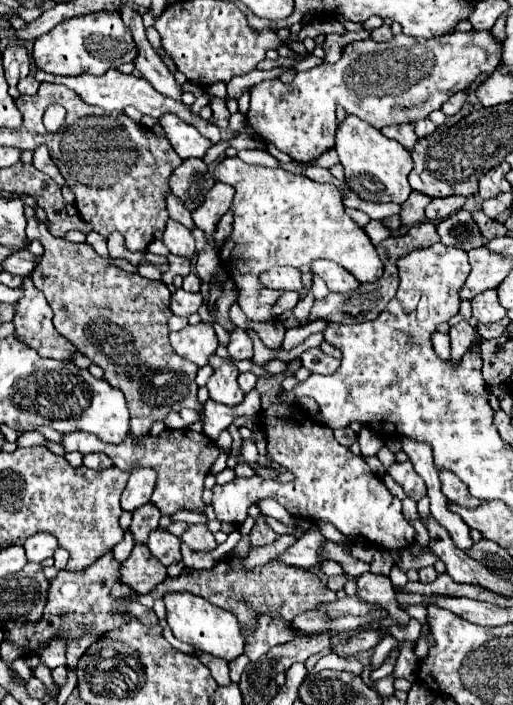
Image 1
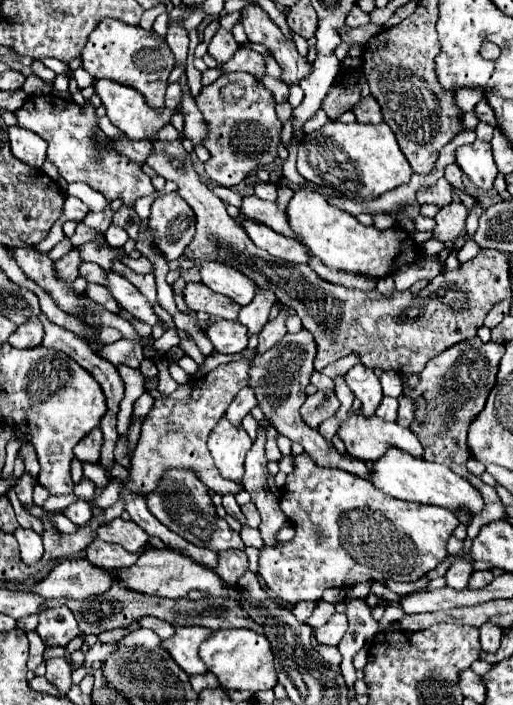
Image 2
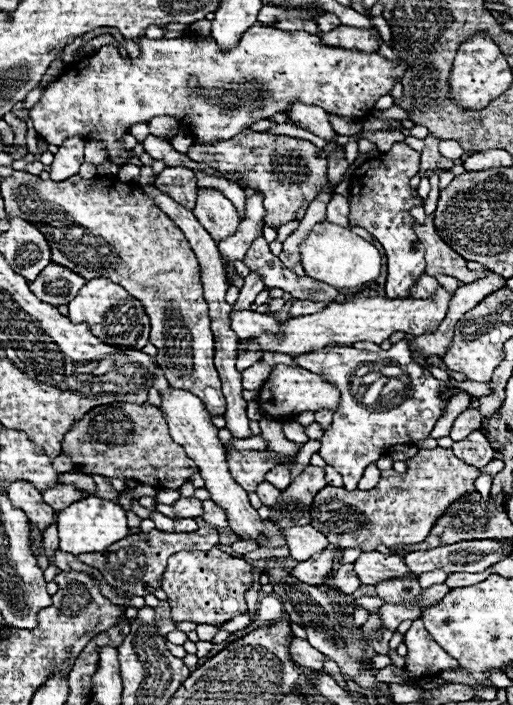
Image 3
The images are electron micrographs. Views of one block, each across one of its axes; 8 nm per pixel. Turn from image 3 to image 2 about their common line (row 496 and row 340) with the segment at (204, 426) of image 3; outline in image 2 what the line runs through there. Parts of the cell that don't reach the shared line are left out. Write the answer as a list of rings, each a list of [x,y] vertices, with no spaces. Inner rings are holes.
[[[216,320],[208,326],[208,338],[222,354],[238,354],[248,346],[248,330],[240,322]]]

